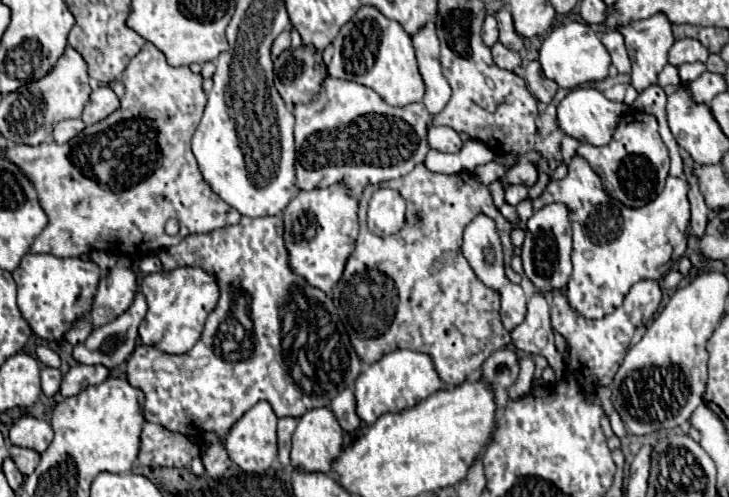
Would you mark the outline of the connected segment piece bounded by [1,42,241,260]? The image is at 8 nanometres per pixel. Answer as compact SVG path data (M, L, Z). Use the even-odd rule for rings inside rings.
M147 42L141 52L127 64L125 72L121 74L121 82L124 82L127 90L127 107L119 107L111 116L97 122L95 126L87 126L81 136L73 138L73 142L79 144L77 150L73 150L73 142L67 142L69 146L45 142L35 148L21 144L1 148L1 158L17 164L21 172L33 182L39 204L49 218L47 228L35 238L31 246L33 254L47 252L59 258L69 258L89 254L93 250L105 250L119 256L129 256L131 260L141 260L147 254L155 254L163 248L175 246L189 234L205 234L239 222L241 214L233 206L223 202L209 184L205 184L197 160L191 152L191 136L201 120L207 102L201 88L203 78L201 74L193 74L189 66L173 68L159 56L161 52ZM175 78L179 78L179 88L175 88L173 84ZM169 218L179 220L181 230L177 236L165 234L165 224Z

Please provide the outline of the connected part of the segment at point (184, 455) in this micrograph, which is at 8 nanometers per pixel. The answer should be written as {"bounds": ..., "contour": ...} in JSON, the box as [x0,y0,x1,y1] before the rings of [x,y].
{"bounds":[139,422,199,466],"contour":[[[145,422],[141,432],[139,462],[145,466],[187,466],[199,454],[195,440],[165,430],[163,426]]]}

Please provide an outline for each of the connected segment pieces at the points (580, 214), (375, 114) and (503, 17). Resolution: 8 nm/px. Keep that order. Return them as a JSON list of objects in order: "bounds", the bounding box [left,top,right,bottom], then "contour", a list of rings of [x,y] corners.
[{"bounds":[531,156,691,318],"contour":[[[573,156],[569,174],[563,180],[551,180],[543,194],[531,200],[533,210],[551,202],[561,202],[569,208],[573,226],[573,274],[567,286],[567,300],[571,308],[585,318],[603,318],[623,304],[623,298],[633,284],[641,280],[659,280],[667,274],[665,270],[669,268],[661,268],[671,260],[673,252],[667,240],[667,228],[675,224],[679,230],[685,230],[691,220],[687,190],[689,186],[683,176],[669,176],[665,190],[653,202],[641,208],[629,208],[605,192],[601,178],[583,156]]]},{"bounds":[295,76,431,198],"contour":[[[327,76],[317,98],[309,104],[295,104],[295,186],[299,190],[345,184],[349,196],[361,198],[367,184],[379,184],[405,176],[425,160],[427,122],[431,114],[421,104],[403,108],[389,106],[377,92],[349,80]]]},{"bounds":[495,8,523,50],"contour":[[[501,8],[499,12],[495,12],[495,18],[499,22],[499,42],[509,48],[509,50],[521,50],[523,48],[523,38],[517,38],[517,32],[513,30],[513,18],[509,14],[509,10]]]}]

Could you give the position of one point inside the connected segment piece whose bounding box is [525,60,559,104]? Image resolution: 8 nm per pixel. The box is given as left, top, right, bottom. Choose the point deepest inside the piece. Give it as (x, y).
(543, 89)

